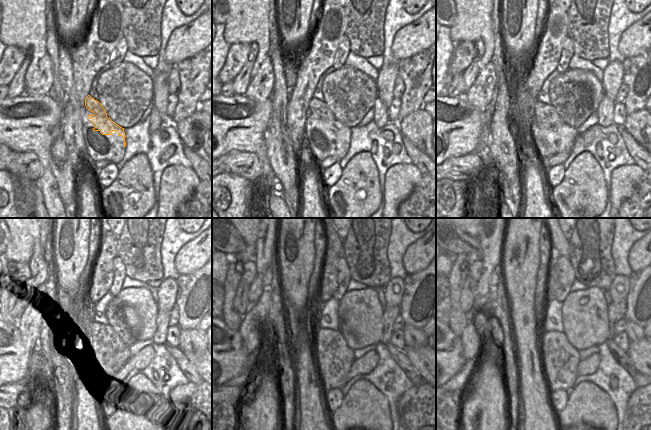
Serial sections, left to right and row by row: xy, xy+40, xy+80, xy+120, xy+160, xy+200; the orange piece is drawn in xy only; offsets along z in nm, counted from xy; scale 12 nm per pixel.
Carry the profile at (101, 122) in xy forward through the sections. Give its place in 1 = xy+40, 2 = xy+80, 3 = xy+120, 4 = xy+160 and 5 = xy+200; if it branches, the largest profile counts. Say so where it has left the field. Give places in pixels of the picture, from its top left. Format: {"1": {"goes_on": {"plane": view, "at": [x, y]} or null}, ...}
{"1": {"goes_on": {"plane": "xy+40", "at": [325, 120]}}, "2": {"goes_on": {"plane": "xy+80", "at": [545, 114]}}, "3": {"goes_on": {"plane": "xy+120", "at": [103, 342]}}, "4": {"goes_on": {"plane": "xy+160", "at": [329, 344]}}, "5": {"goes_on": {"plane": "xy+200", "at": [554, 345]}}}

